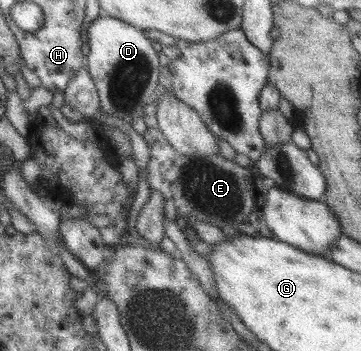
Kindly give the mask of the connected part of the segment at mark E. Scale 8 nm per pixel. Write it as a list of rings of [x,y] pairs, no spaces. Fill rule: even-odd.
[[[154,97],[154,100],[143,109],[142,115],[146,125],[142,137],[149,149],[149,161],[145,171],[150,189],[159,191],[165,200],[170,199],[176,213],[187,221],[192,221],[192,219],[196,219],[198,222],[206,221],[218,228],[228,224],[238,228],[241,234],[274,239],[274,235],[265,225],[264,215],[262,215],[264,198],[262,191],[258,191],[254,184],[259,176],[253,167],[241,167],[234,161],[226,163],[225,167],[220,167],[202,159],[193,159],[193,157],[176,152],[158,129],[156,105]]]

